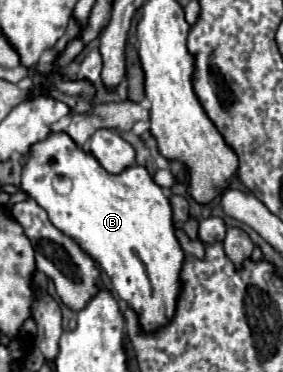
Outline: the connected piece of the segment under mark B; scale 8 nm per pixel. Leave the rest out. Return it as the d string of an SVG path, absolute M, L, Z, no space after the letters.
M50 133L44 141L38 141L30 149L30 157L24 163L20 189L32 195L38 205L46 209L54 227L76 239L80 247L106 271L116 295L126 301L132 311L138 311L142 331L158 331L158 327L170 323L174 317L174 307L178 305L178 295L182 293L180 273L186 255L176 237L170 199L144 167L136 165L124 169L120 175L112 175L66 133Z

